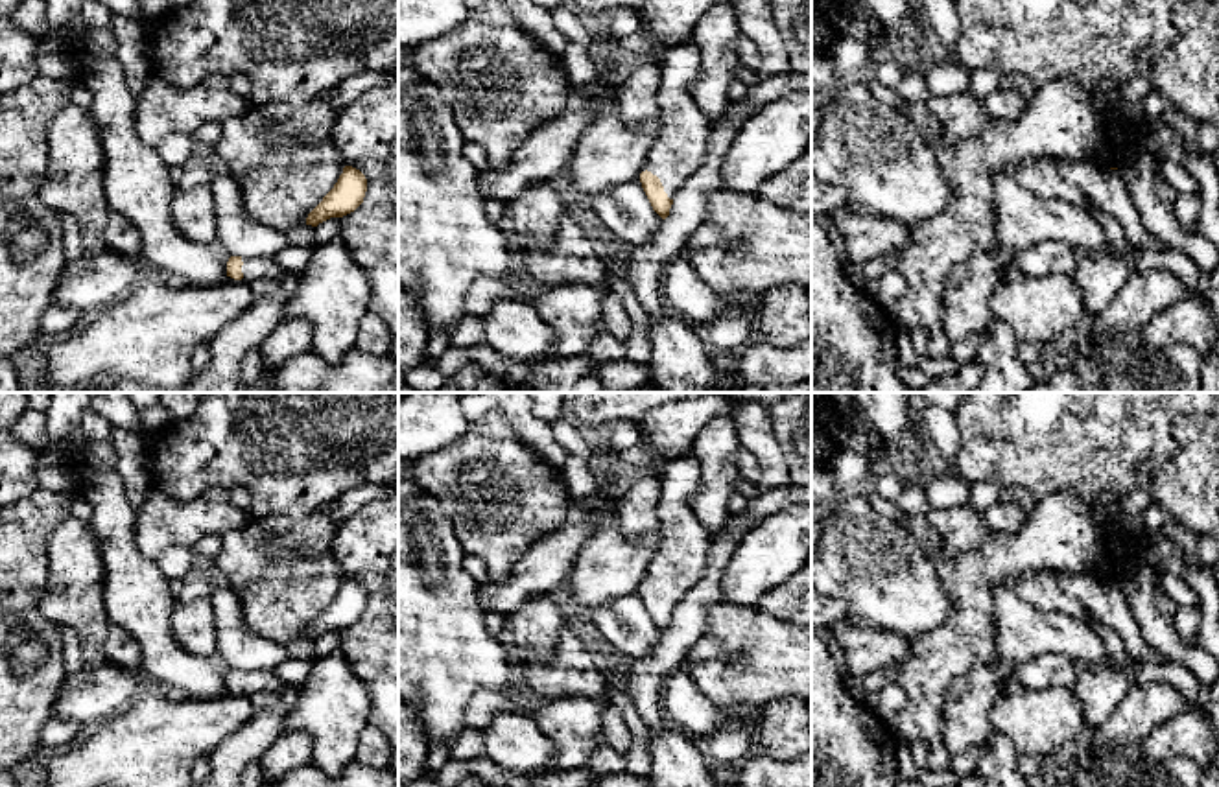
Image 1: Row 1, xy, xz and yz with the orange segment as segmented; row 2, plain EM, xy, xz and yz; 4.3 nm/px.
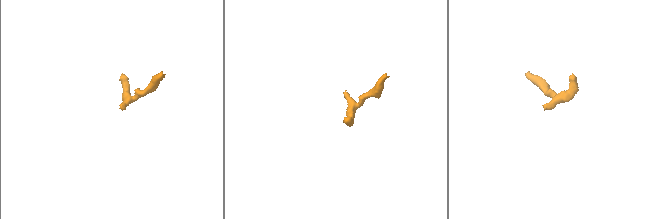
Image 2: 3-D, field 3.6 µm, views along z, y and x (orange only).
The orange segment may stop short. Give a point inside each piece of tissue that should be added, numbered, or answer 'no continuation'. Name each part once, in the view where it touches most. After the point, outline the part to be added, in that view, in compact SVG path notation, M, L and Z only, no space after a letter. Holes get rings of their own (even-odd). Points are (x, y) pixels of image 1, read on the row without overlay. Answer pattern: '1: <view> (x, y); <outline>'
1: xz (681, 561); M692 452L675 453L658 479L662 492L657 516L662 540L642 584L657 588L668 610L673 612L673 605L708 570L710 536L692 509L692 498L701 487L701 463Z

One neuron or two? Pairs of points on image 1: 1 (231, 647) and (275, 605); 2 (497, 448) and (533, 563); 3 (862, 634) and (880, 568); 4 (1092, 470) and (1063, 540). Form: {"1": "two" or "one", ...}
{"1": "two", "2": "two", "3": "two", "4": "two"}

